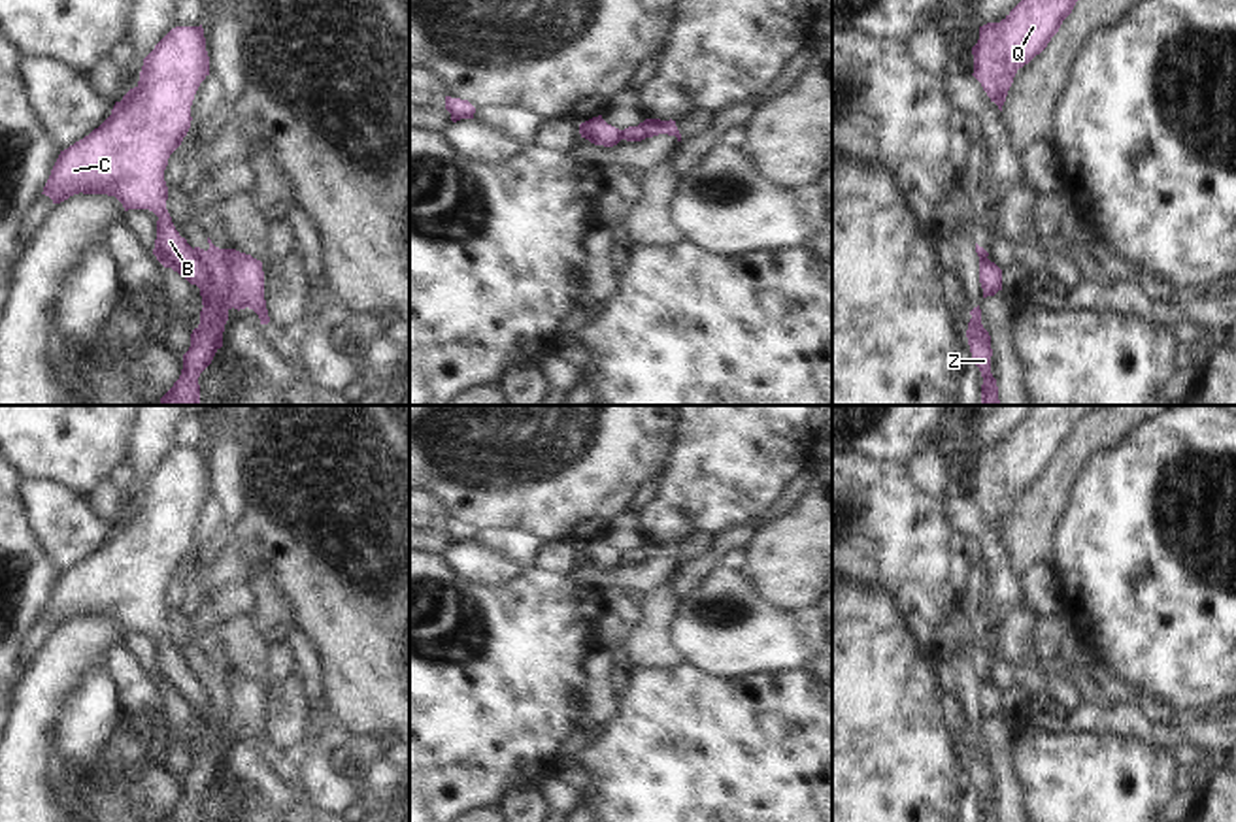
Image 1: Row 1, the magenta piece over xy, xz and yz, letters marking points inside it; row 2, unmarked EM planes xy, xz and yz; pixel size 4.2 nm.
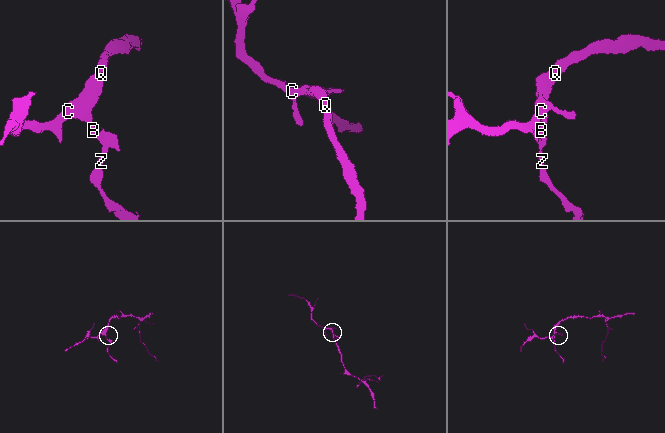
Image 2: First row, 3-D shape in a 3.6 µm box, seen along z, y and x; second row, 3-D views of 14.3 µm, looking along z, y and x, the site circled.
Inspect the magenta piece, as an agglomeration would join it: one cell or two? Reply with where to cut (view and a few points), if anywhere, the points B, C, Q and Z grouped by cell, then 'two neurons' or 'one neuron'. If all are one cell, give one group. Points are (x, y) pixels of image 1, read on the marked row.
cut xy (193, 249), (206, 274), (206, 296), (202, 300); groups B C Q / Z; two neurons

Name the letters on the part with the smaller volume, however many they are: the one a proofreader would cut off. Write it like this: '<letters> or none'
Z

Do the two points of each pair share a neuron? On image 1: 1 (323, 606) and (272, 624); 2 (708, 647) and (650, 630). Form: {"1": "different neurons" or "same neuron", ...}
{"1": "different neurons", "2": "different neurons"}

